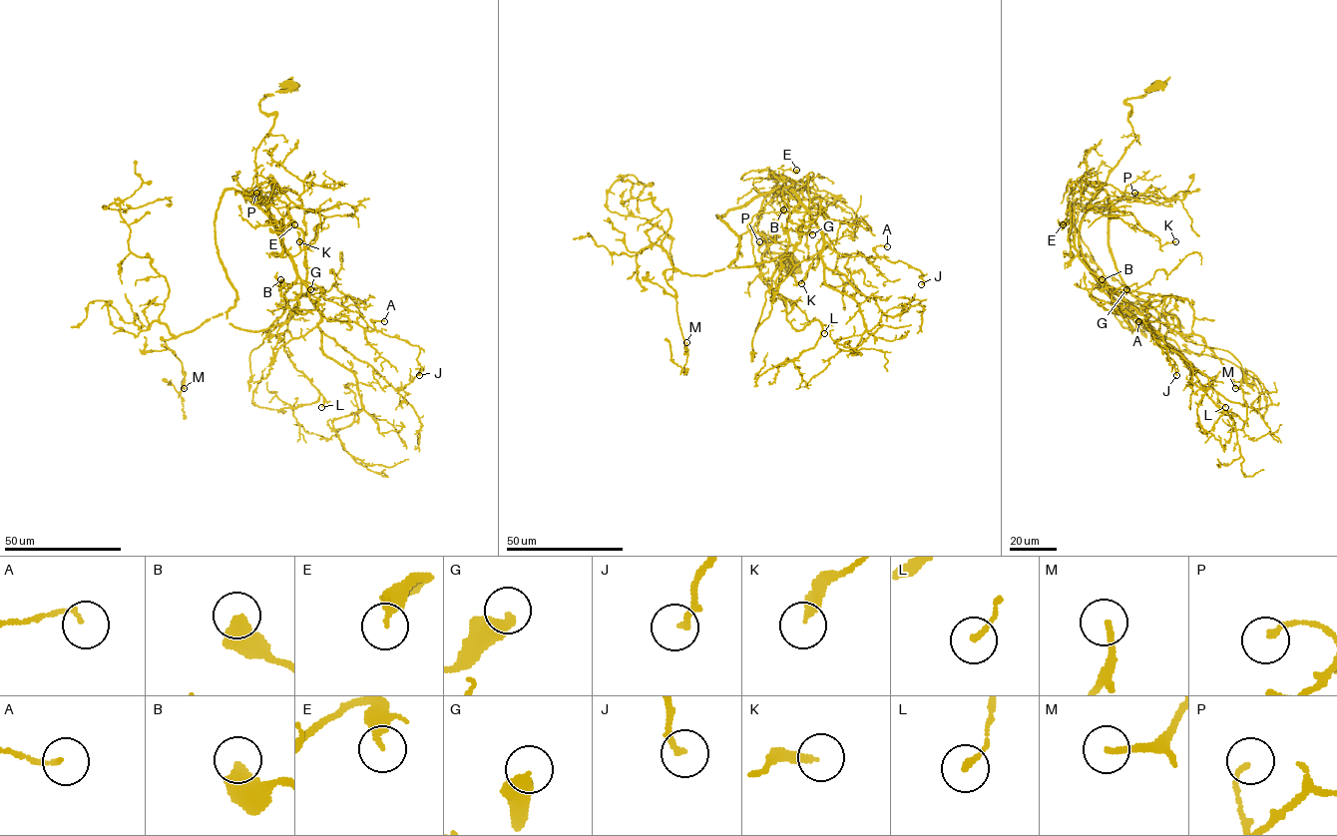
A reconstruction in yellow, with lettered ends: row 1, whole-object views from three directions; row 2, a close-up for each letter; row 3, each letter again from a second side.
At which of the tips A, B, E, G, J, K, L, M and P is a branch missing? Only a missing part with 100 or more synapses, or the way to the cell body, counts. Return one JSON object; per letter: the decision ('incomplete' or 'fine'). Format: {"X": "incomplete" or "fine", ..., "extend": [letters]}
{"A": "fine", "B": "fine", "E": "fine", "G": "fine", "J": "fine", "K": "fine", "L": "fine", "M": "fine", "P": "fine", "extend": []}

